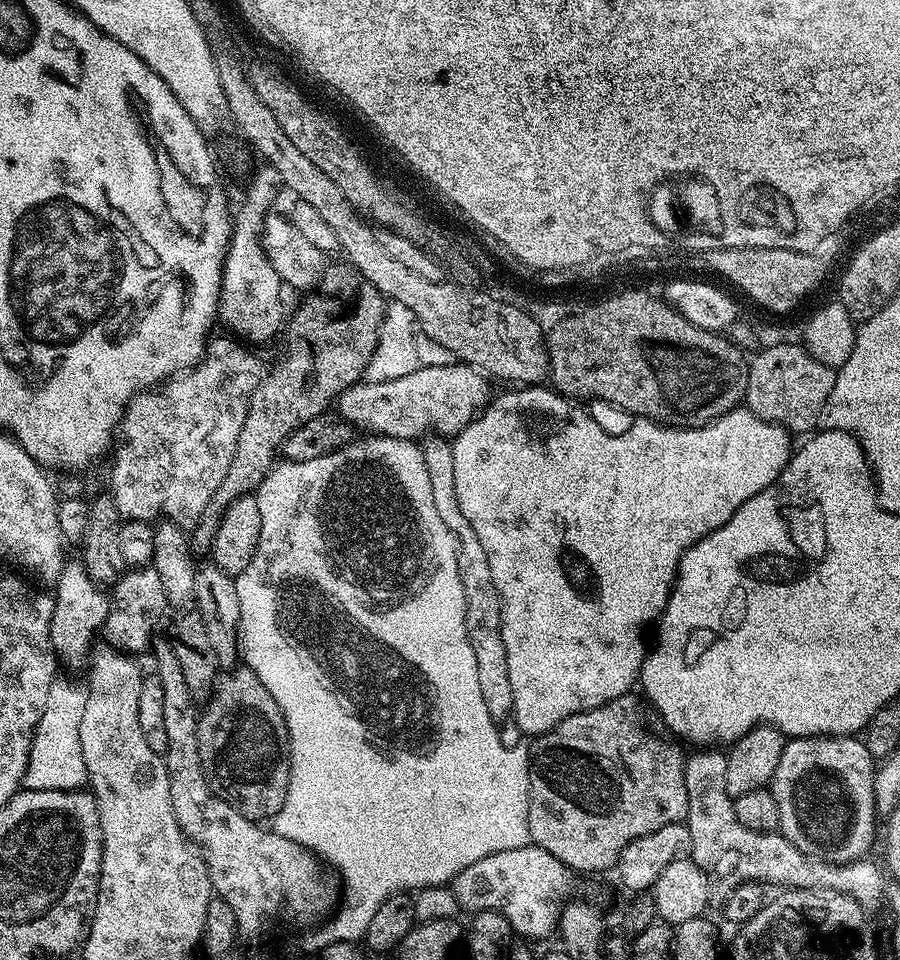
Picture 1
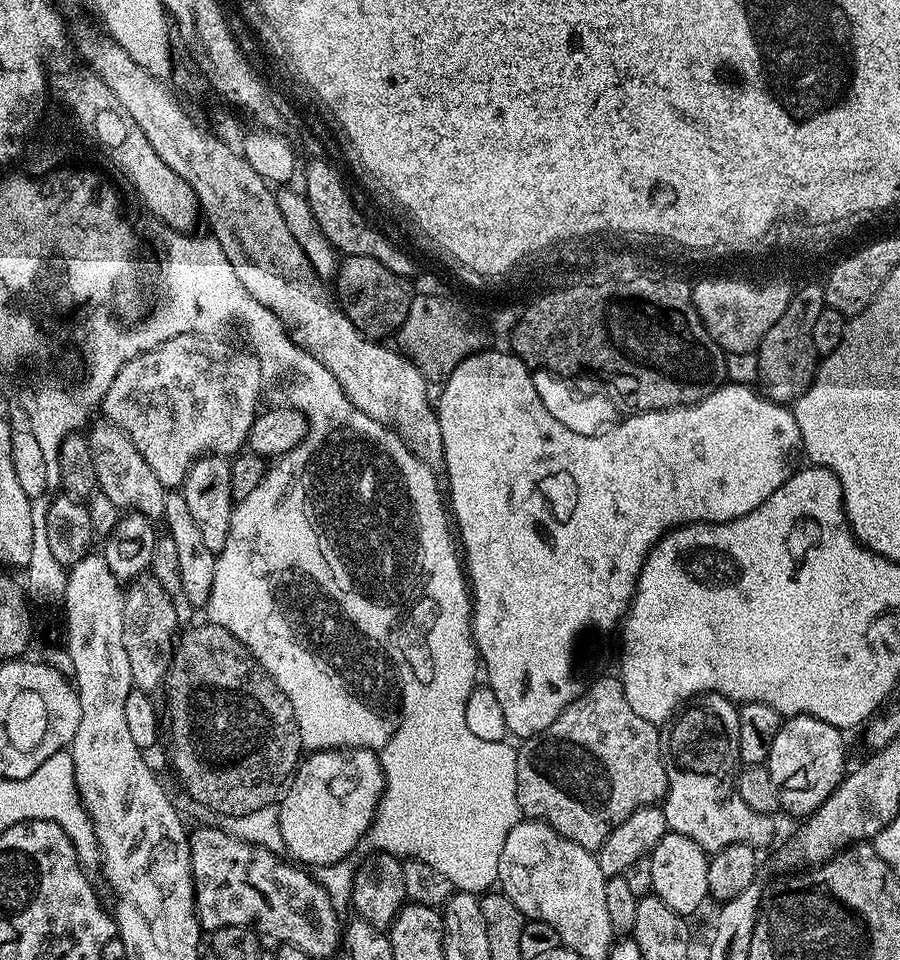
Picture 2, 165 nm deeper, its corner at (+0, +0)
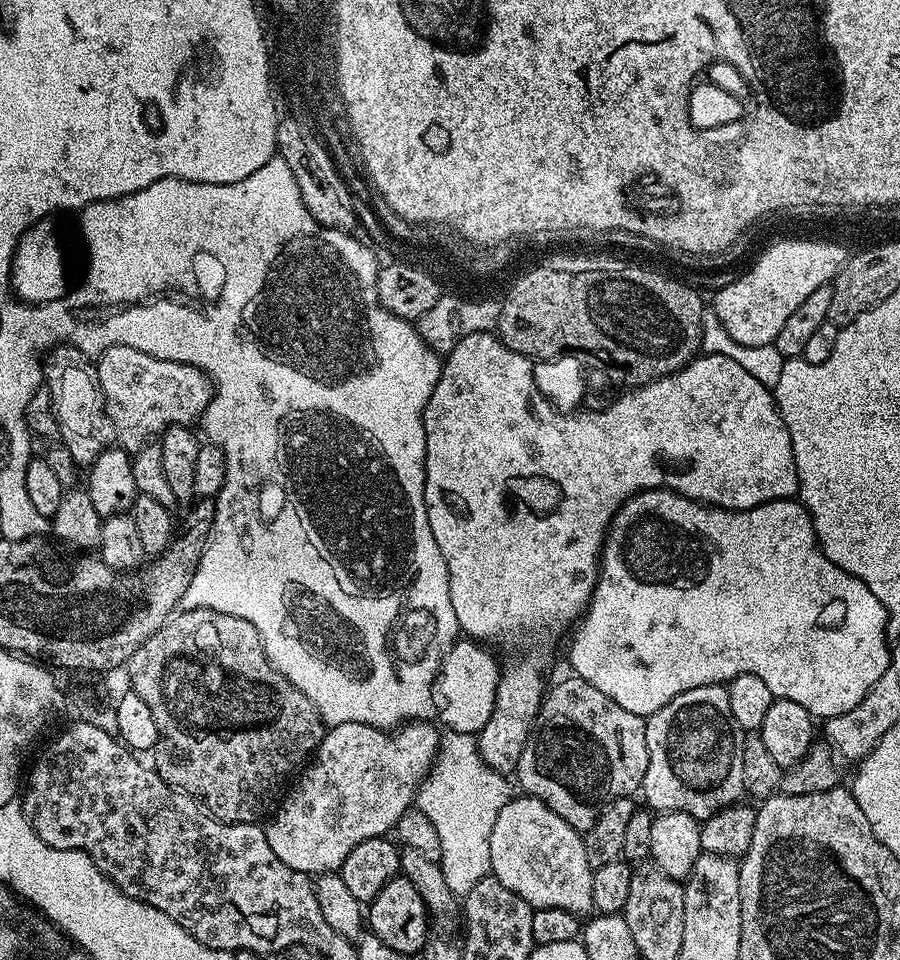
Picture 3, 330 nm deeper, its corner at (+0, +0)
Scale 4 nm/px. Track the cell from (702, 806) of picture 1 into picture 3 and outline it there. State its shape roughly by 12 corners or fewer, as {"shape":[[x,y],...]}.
{"shape":[[724,684],[646,720],[649,809],[701,822],[745,795]]}

